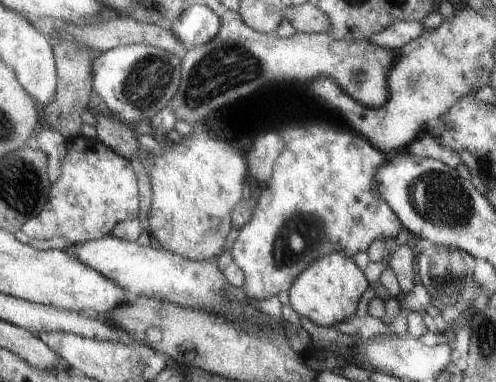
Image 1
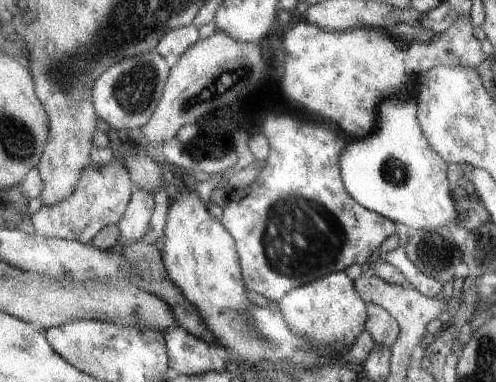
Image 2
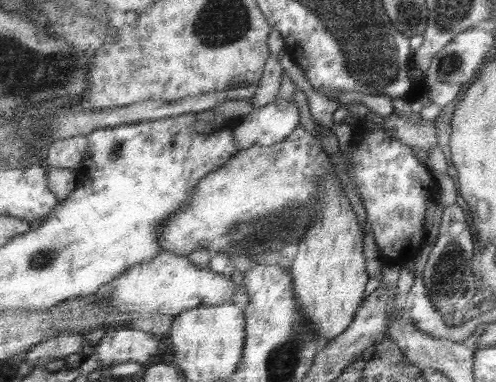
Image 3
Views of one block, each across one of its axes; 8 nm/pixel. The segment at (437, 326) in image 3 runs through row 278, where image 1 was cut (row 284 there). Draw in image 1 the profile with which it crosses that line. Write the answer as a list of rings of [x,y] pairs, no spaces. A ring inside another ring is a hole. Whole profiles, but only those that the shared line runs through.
[[[417,282],[413,294],[401,296],[401,302],[403,300],[407,302],[407,304],[403,304],[403,314],[397,316],[389,324],[389,328],[385,328],[385,322],[383,322],[383,326],[381,326],[381,322],[377,322],[379,324],[377,328],[379,328],[379,332],[383,332],[383,336],[407,336],[409,334],[409,314],[411,312],[421,312],[421,310],[429,308],[431,300],[433,300],[433,294],[431,294],[431,290],[423,282]]]

